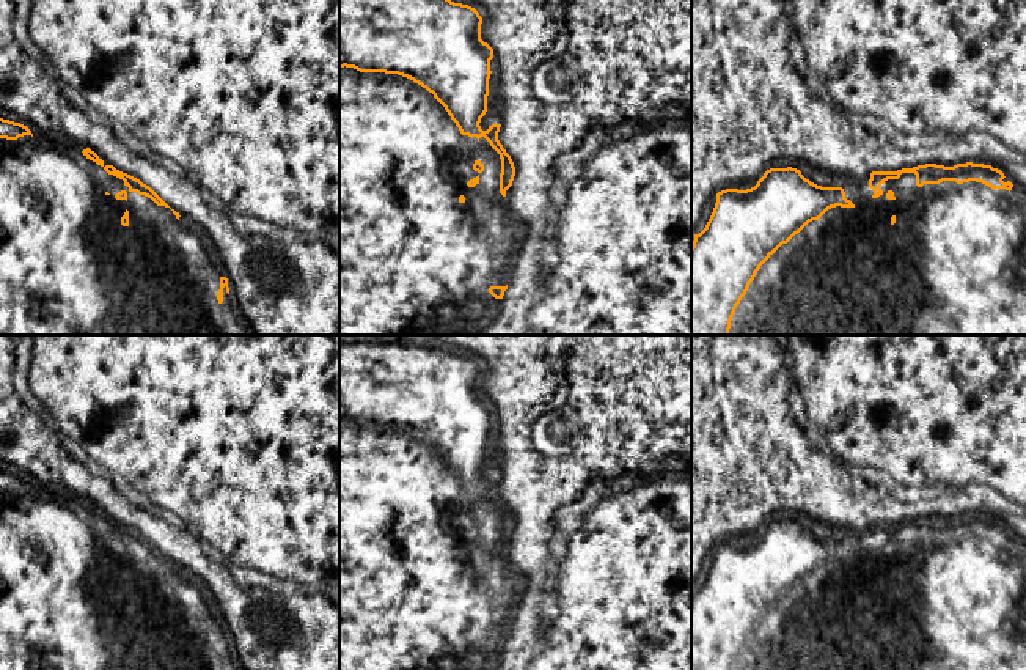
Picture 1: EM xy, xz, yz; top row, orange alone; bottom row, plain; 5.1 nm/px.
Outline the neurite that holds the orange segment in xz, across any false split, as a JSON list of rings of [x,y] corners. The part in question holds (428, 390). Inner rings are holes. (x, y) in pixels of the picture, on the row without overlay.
[[[399,341],[383,343],[343,343],[339,344],[339,670],[482,670],[482,650],[490,645],[495,651],[503,651],[506,639],[492,639],[495,621],[504,613],[508,596],[511,593],[509,579],[506,577],[504,549],[512,538],[515,519],[511,508],[498,492],[501,477],[492,477],[482,483],[479,475],[487,464],[490,412],[493,401],[481,392],[482,370],[479,365],[462,355],[454,355],[446,349],[435,346],[423,346]],[[462,489],[476,489],[481,502],[479,511],[475,513],[470,505],[462,500]]]

